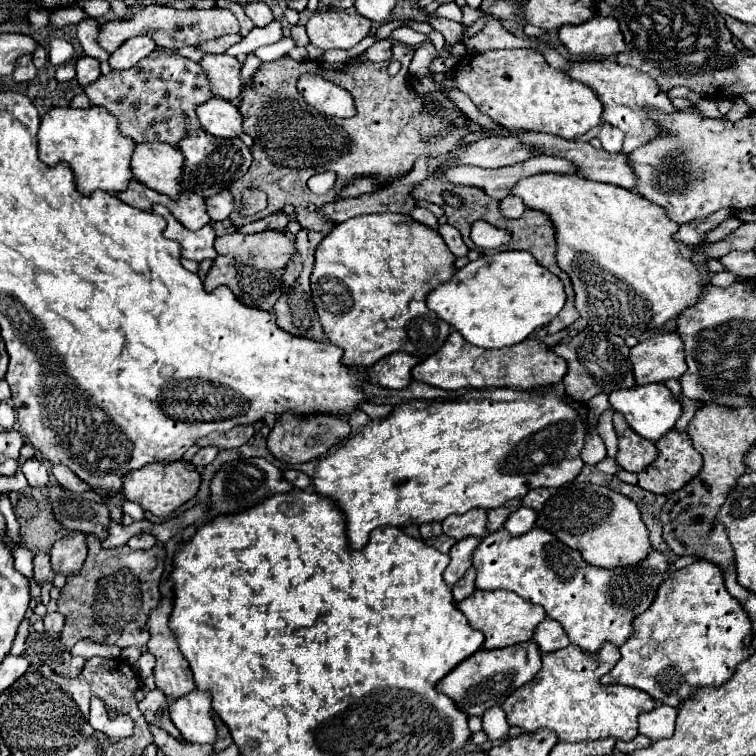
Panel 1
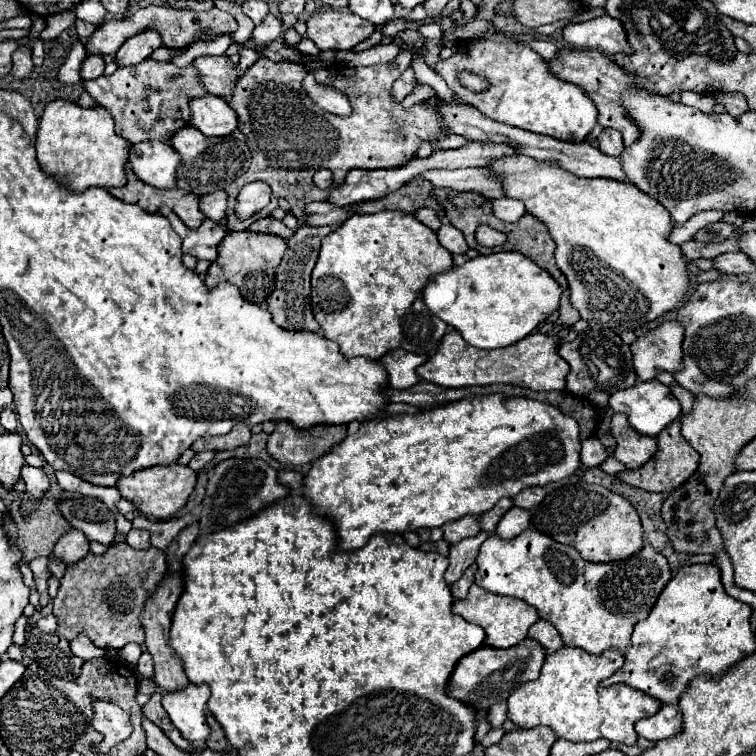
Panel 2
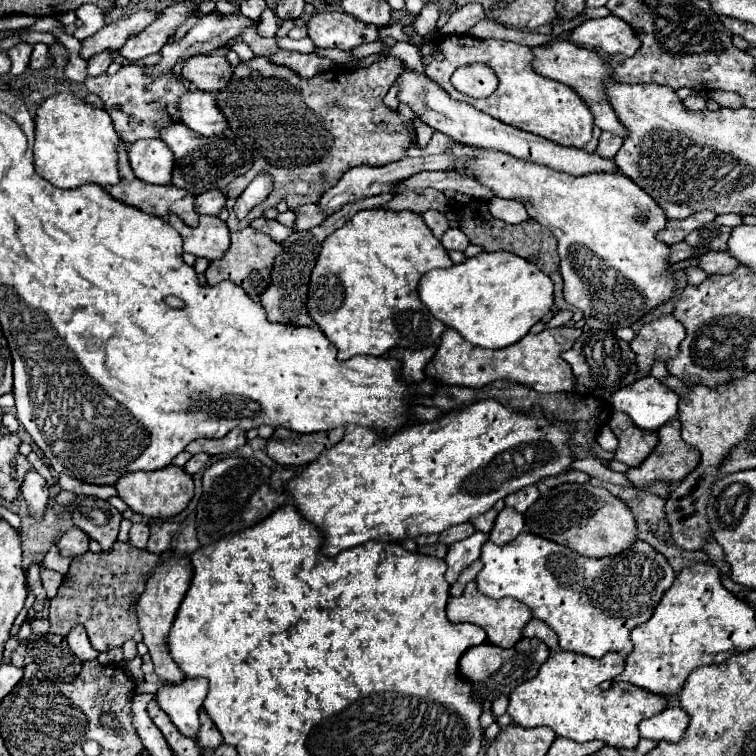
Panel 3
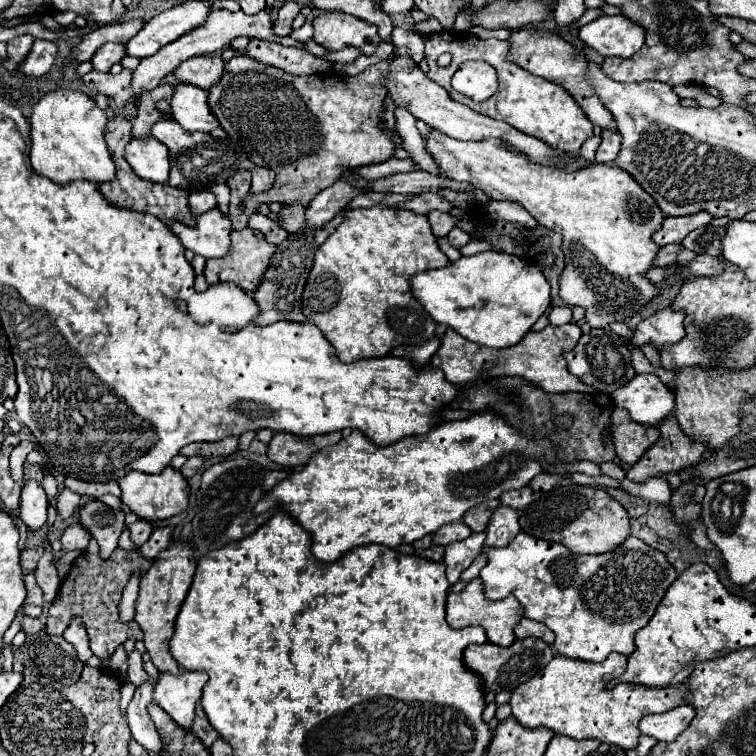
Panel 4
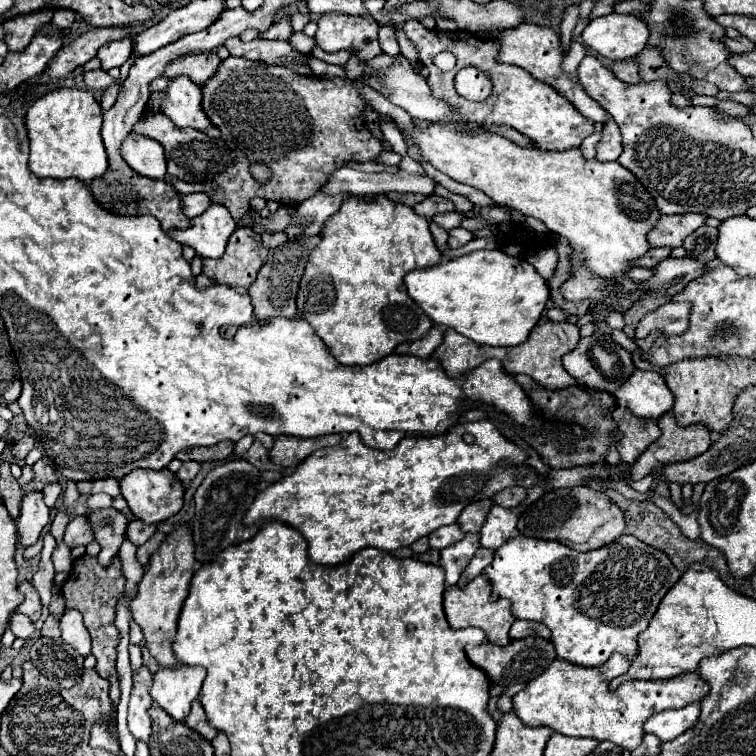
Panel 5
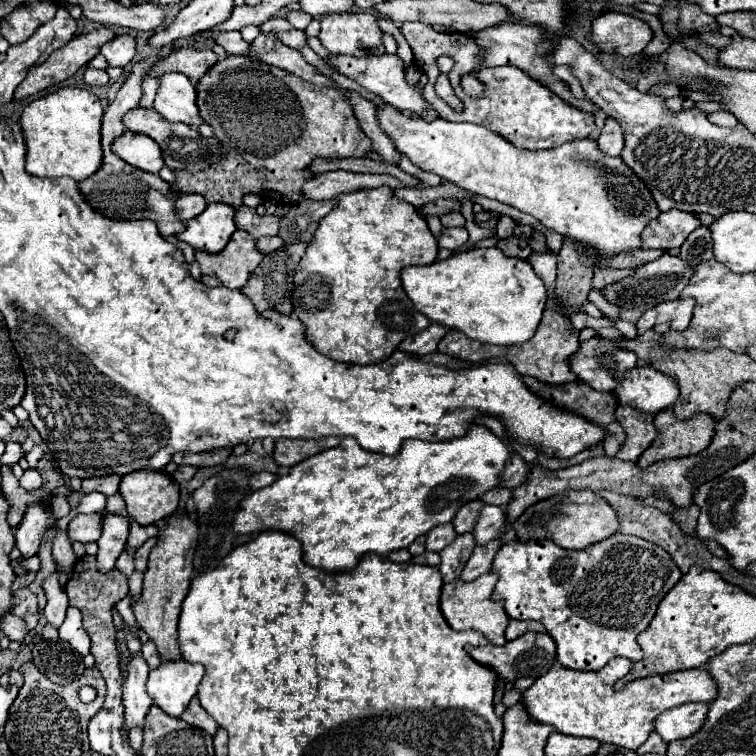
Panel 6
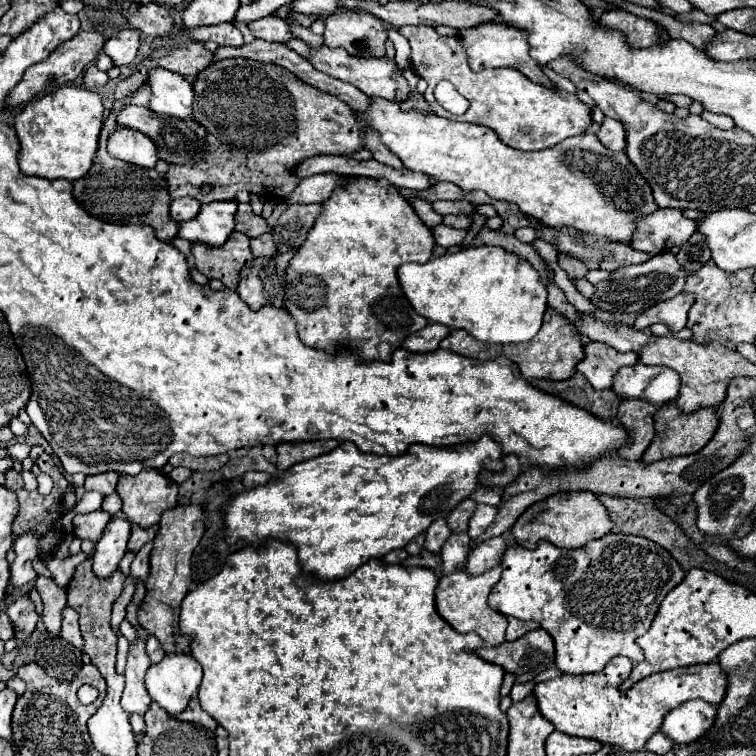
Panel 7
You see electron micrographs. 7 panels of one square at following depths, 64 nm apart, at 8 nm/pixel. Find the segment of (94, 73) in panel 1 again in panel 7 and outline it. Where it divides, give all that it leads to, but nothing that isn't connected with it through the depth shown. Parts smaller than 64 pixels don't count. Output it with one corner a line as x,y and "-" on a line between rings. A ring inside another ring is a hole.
132,28
122,30
116,36
112,36
110,40
106,40
104,54
108,54
116,66
126,66
134,60
136,52
138,52
138,44
140,44
140,36
136,30
132,30

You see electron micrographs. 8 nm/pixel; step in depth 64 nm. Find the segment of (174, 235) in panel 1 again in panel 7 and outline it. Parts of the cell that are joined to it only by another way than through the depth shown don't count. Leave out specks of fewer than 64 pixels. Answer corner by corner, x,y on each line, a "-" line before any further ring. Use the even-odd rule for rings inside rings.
234,200
204,204
196,218
180,224
178,236
192,244
208,244
212,248
220,248
234,232
234,214

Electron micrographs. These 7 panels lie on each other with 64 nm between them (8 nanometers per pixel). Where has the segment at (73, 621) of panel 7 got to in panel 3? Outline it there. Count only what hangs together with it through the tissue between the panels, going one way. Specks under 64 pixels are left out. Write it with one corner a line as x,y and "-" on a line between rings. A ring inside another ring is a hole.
76,626
70,630
70,634
66,636
68,644
70,644
70,650
80,658
80,660
96,660
98,658
98,652
92,648
88,636
84,636
84,628
82,626

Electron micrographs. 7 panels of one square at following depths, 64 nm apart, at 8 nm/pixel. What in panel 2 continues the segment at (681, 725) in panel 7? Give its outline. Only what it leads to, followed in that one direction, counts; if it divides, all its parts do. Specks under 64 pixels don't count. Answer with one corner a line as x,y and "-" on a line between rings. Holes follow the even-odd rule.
666,704
654,716
648,716
648,718
642,718
636,722
638,736
644,736
652,742
662,740
662,738
670,738
670,736
678,734
680,728
682,728
680,714
674,704

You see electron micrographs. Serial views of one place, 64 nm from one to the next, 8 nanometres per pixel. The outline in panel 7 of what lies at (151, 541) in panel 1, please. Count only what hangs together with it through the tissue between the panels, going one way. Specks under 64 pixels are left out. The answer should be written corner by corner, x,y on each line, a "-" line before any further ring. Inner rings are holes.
132,526
132,536
128,540
128,550
130,552
138,552
146,542
150,542
158,532
158,526
150,526
150,528
140,528
140,526

